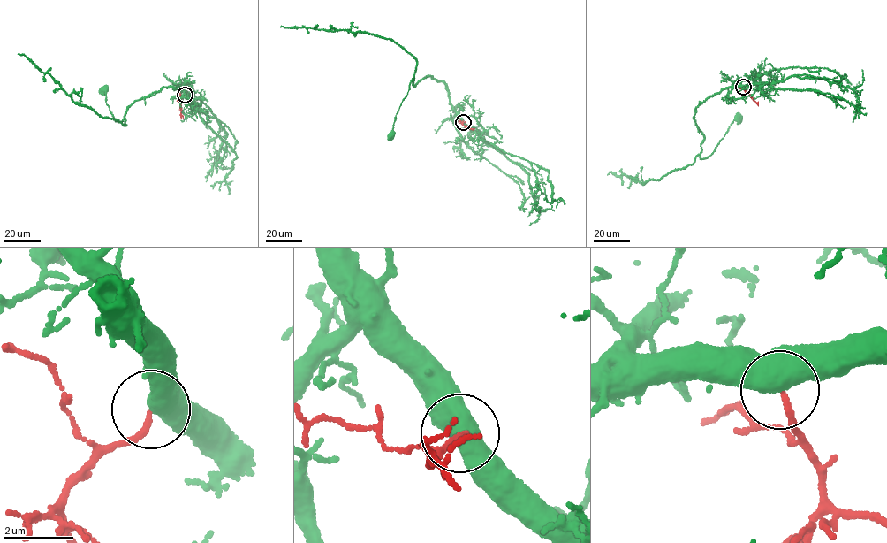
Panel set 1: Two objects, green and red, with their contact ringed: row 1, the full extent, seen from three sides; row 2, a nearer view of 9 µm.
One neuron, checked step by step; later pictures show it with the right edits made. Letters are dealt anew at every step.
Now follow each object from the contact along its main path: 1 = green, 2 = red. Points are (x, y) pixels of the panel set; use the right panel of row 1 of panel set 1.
1: (743, 87), (724, 87), (695, 108), (693, 117), (704, 138), (701, 157), (711, 154), (738, 118)
2: (743, 87), (758, 104)

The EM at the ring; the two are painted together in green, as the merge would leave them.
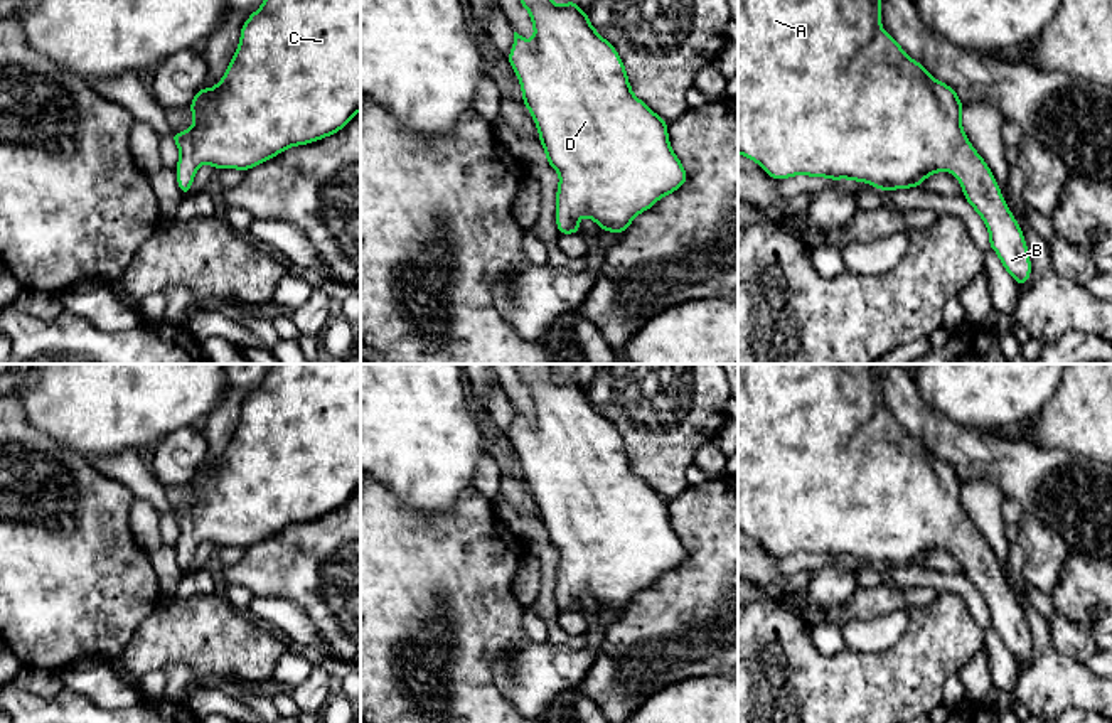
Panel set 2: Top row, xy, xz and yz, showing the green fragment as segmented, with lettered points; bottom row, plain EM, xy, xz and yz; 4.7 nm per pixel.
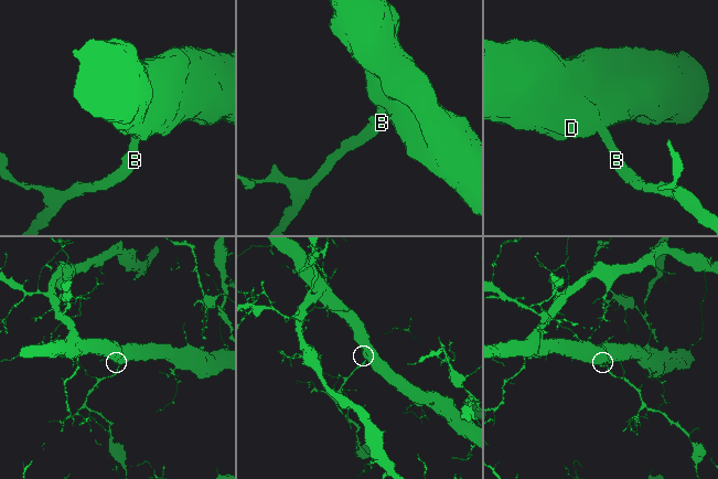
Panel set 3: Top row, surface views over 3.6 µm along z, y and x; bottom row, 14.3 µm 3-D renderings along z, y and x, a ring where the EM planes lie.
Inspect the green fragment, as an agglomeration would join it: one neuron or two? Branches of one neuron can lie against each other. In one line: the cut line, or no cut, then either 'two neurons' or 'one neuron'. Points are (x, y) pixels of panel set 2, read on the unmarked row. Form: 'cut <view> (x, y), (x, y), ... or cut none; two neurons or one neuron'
cut none; one neuron

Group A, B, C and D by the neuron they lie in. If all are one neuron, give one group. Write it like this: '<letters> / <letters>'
A B C D

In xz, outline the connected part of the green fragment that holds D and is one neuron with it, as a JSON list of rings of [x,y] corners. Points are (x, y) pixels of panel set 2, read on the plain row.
[[[516,364],[516,369],[529,389],[534,416],[514,410],[507,438],[521,460],[522,480],[537,504],[546,538],[559,551],[558,608],[580,610],[580,595],[586,593],[601,608],[622,612],[640,590],[687,560],[669,521],[667,499],[634,472],[622,435],[573,376],[554,383],[551,364]]]

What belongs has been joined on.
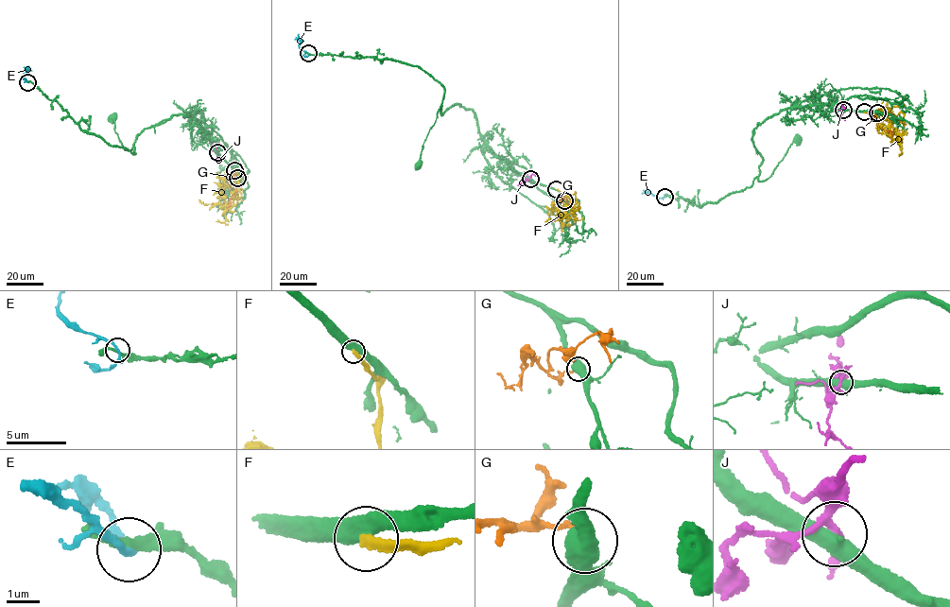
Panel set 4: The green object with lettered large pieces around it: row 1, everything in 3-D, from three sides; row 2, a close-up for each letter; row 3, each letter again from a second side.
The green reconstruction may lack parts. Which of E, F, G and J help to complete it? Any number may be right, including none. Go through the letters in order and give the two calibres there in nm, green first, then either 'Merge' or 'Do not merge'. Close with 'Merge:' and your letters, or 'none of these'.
E: Thickness 240 nm (green) against 170 nm. Do not merge
F: Thickness 460 nm (green) against 280 nm. Do not merge
G: Thickness 600 nm (green) against 150 nm. Do not merge
J: Thickness 500 nm (green) against 180 nm. Do not merge
Merge: none of these

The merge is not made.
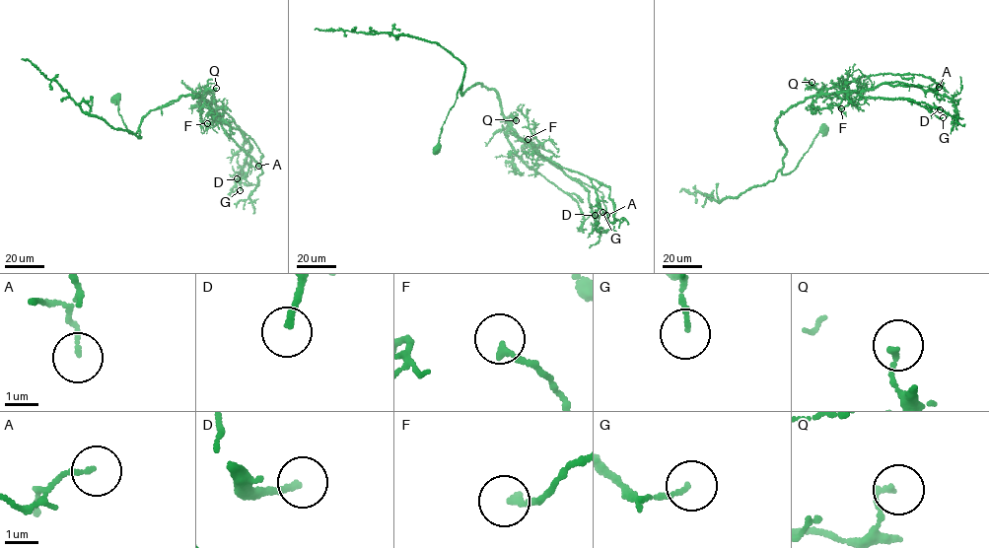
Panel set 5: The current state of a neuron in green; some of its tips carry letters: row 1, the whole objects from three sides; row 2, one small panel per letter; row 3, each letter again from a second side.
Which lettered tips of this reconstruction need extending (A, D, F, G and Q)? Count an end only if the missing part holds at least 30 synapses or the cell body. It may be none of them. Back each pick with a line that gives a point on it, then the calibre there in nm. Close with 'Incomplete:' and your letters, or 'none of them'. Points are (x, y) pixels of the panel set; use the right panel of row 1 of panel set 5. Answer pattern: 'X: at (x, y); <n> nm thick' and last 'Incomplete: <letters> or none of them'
Incomplete: none of them

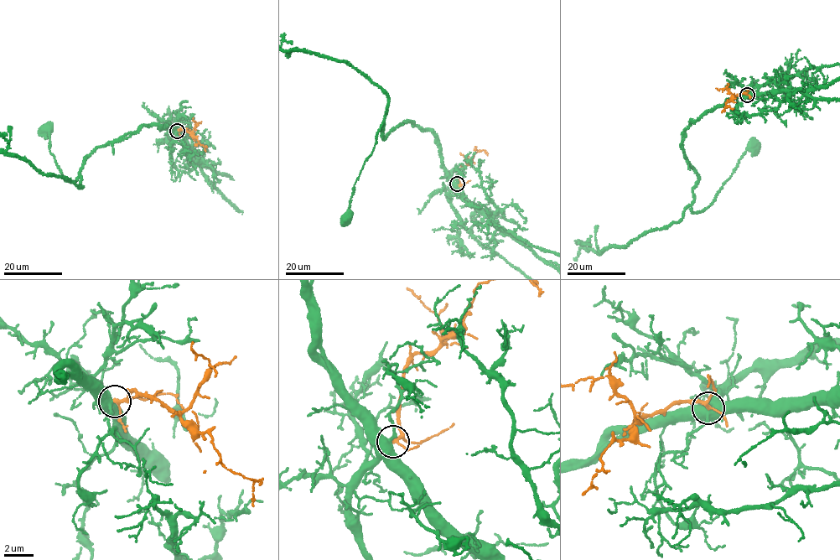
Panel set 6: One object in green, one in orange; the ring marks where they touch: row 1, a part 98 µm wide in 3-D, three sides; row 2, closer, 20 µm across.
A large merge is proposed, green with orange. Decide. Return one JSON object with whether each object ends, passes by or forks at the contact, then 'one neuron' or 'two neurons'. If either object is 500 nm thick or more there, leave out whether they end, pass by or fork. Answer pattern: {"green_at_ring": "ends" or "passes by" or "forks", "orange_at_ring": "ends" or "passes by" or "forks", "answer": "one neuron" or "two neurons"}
{"answer": "one neuron"}

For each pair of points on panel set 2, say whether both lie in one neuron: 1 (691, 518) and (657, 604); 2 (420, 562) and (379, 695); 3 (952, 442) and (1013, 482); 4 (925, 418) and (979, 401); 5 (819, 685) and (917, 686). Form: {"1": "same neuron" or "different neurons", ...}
{"1": "same neuron", "2": "same neuron", "3": "same neuron", "4": "different neurons", "5": "same neuron"}

